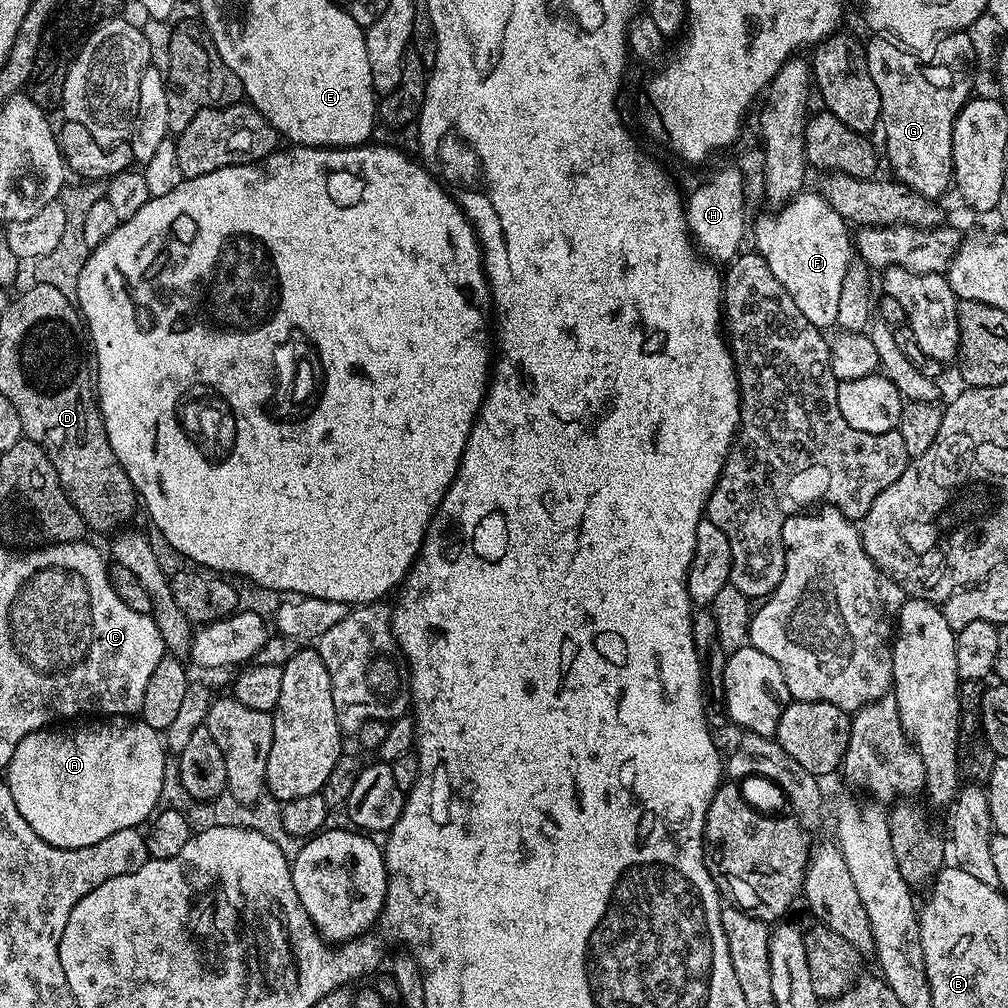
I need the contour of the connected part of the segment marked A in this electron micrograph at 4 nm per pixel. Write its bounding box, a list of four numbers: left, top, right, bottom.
[6,716,166,848]

